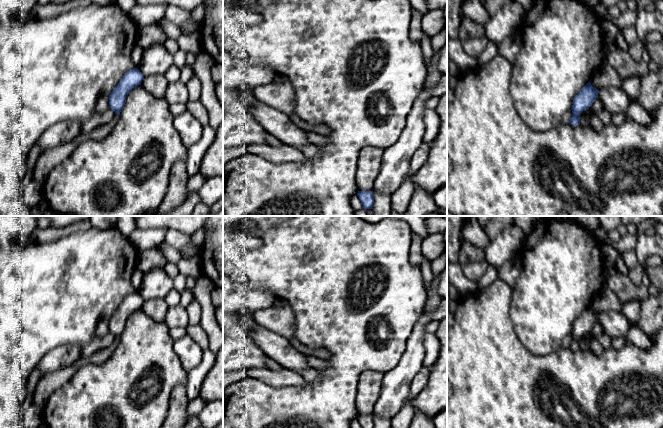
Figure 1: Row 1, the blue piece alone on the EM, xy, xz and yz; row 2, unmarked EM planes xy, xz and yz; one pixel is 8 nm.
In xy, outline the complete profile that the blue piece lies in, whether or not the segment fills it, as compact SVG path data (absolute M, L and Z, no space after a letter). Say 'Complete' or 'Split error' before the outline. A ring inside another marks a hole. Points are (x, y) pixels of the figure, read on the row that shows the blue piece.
Complete. M138 68L129 70L118 83L118 85L113 89L109 95L109 107L116 113L120 115L126 103L126 97L129 92L141 85L144 79L143 74Z

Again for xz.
Complete. M358 191L357 196L359 197L364 209L372 209L374 204L373 191Z

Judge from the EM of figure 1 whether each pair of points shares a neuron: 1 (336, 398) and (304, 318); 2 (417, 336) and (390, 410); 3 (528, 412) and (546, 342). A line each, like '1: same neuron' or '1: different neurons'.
1: same neuron
2: same neuron
3: different neurons

